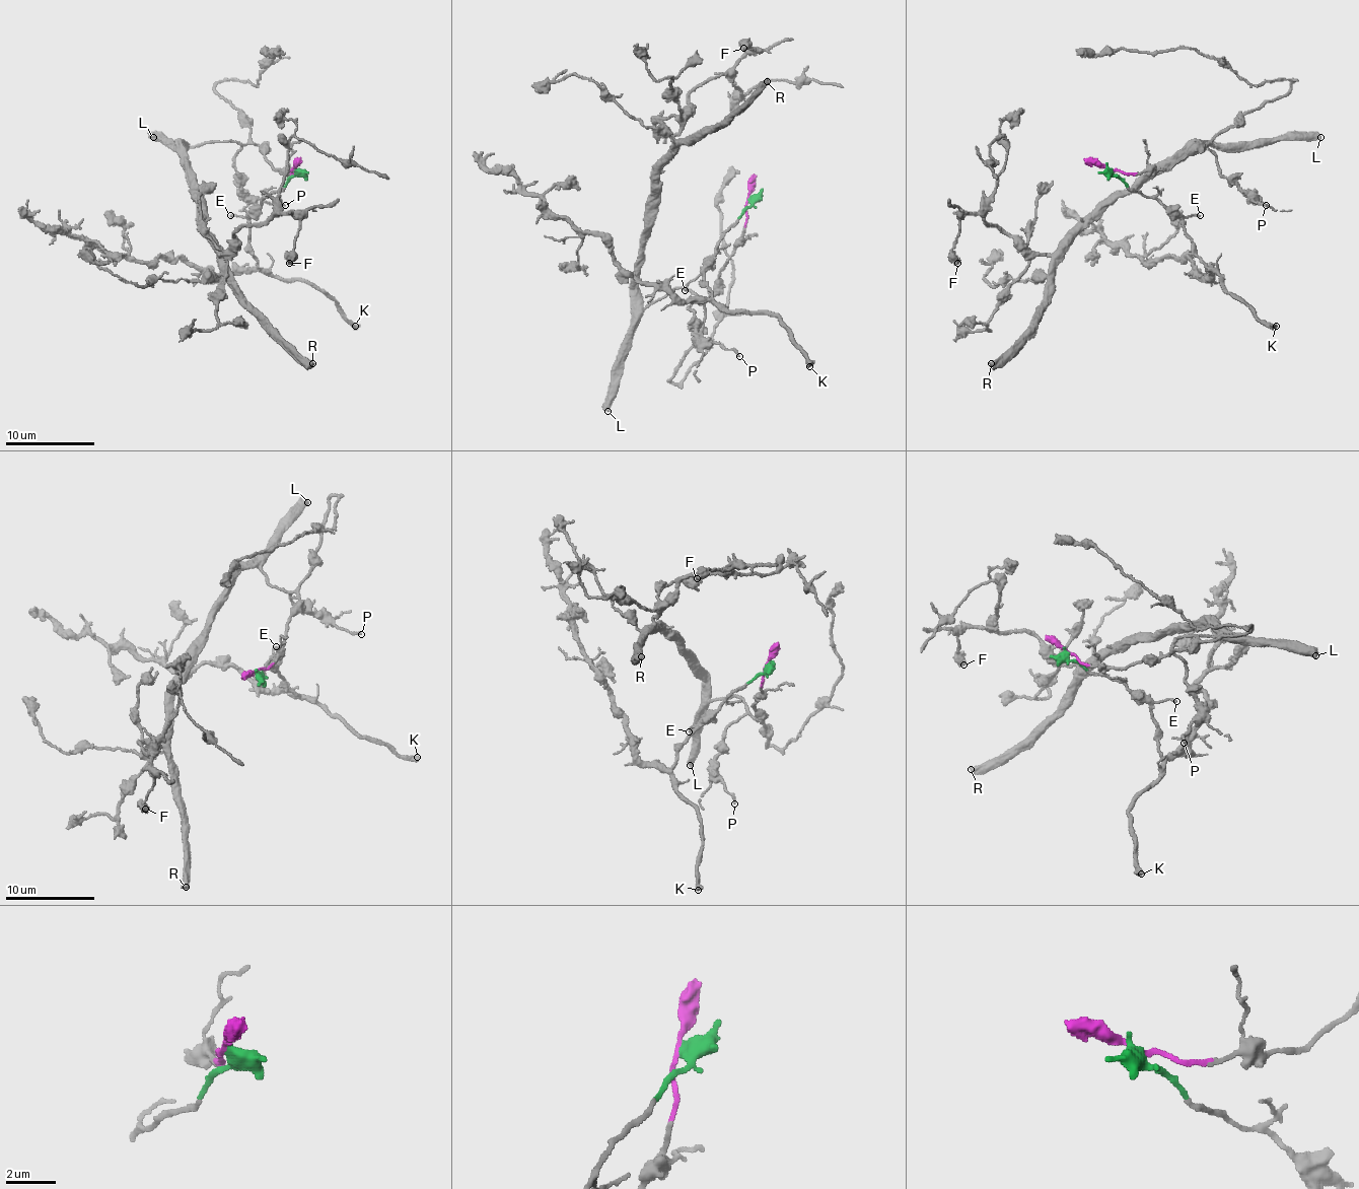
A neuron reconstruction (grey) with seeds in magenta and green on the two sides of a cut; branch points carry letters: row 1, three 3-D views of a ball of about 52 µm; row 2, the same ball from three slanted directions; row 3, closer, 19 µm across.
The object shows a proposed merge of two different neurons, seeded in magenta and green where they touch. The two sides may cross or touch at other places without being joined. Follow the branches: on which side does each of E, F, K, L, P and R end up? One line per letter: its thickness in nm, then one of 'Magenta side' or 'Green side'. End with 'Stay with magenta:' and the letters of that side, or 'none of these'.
E: Thickness 160 nm. Green side
F: Thickness 550 nm. Magenta side
K: Thickness 440 nm. Green side
L: Thickness 600 nm. Magenta side
P: Thickness 170 nm. Magenta side
R: Thickness 600 nm. Magenta side
Stay with magenta: F, L, P, R

